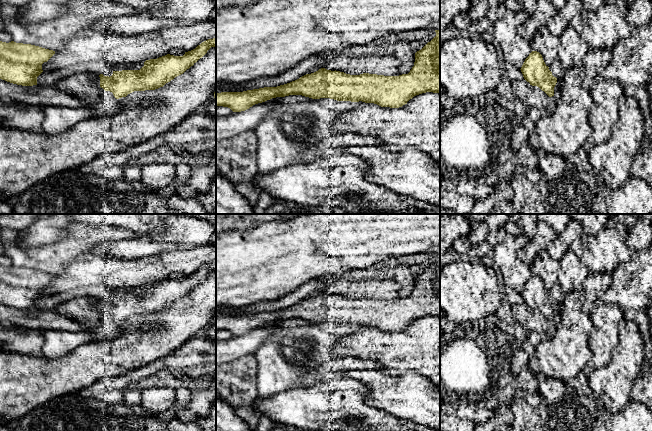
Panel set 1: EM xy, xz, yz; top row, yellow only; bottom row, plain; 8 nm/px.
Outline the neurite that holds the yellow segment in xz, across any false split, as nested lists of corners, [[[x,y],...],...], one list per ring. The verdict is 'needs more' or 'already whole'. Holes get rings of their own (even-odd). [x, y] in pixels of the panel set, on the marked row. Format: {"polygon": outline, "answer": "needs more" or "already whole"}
{"polygon": [[[440,30],[435,32],[436,36],[415,53],[414,66],[408,74],[350,75],[321,68],[277,87],[216,93],[216,107],[223,106],[233,112],[241,112],[255,104],[289,95],[362,101],[390,108],[402,107],[416,95],[426,92],[440,93]]], "answer": "already whole"}

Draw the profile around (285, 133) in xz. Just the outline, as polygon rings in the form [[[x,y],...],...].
[[[319,103],[277,105],[255,128],[257,136],[257,174],[266,174],[287,165],[301,164],[300,156],[319,144],[326,128],[334,123],[335,111]]]

